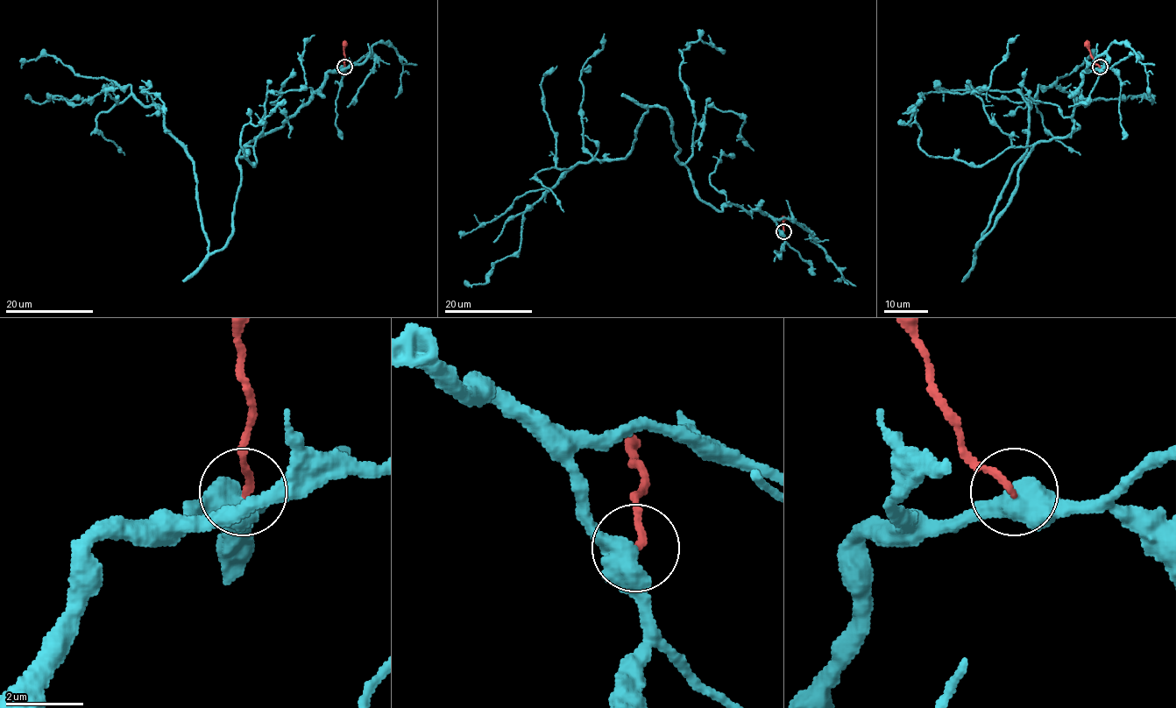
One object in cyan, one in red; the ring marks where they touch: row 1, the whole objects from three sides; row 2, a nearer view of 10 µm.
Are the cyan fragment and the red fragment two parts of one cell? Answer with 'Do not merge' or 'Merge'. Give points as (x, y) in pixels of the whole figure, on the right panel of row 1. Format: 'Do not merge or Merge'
Merge

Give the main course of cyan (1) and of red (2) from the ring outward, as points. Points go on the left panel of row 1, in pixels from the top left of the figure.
1: (344, 67), (240, 152), (233, 235), (210, 253), (194, 162), (164, 110), (130, 85), (84, 100), (24, 95)
2: (344, 67), (345, 40)

